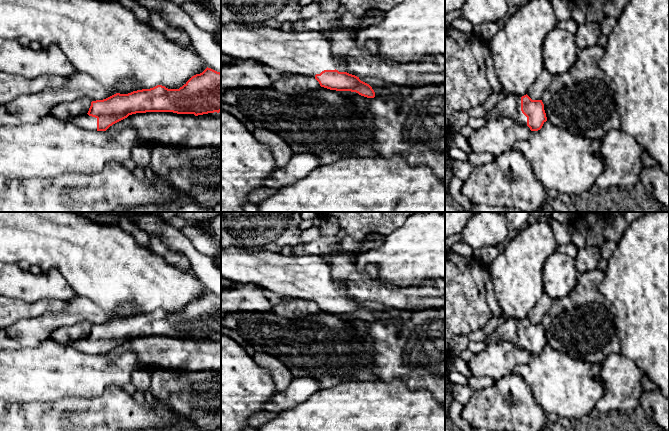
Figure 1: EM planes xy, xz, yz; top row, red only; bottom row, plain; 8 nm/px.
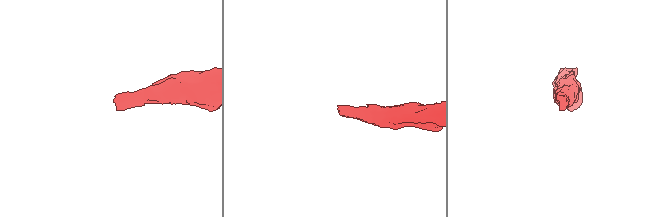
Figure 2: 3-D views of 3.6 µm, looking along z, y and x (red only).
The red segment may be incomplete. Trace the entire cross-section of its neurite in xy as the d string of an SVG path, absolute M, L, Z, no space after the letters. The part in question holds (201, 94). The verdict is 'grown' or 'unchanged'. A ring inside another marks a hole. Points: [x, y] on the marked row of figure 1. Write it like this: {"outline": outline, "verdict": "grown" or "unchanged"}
{"outline": "M206 68L179 89L157 85L128 94L116 93L91 102L87 114L66 120L91 131L106 131L129 115L146 112L173 112L195 116L221 111L221 73Z", "verdict": "grown"}

